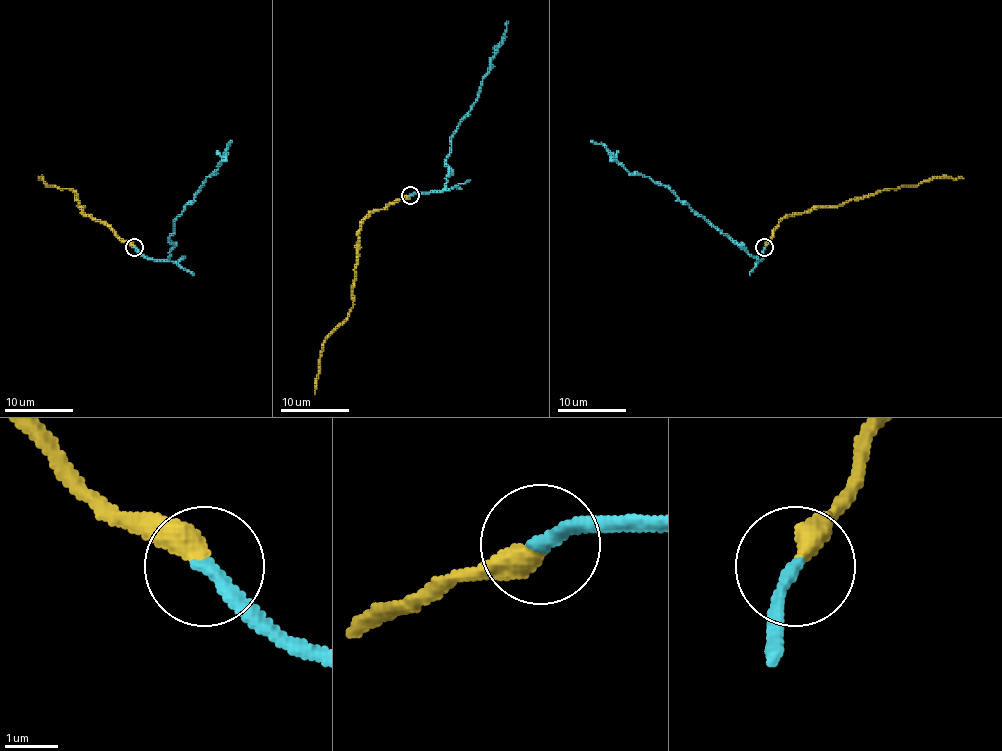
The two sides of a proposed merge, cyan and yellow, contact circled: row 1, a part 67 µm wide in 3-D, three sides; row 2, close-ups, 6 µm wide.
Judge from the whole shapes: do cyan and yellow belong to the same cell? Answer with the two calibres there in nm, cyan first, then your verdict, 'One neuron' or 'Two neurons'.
Thickness 280 nm (cyan) against 440 nm. Two neurons

